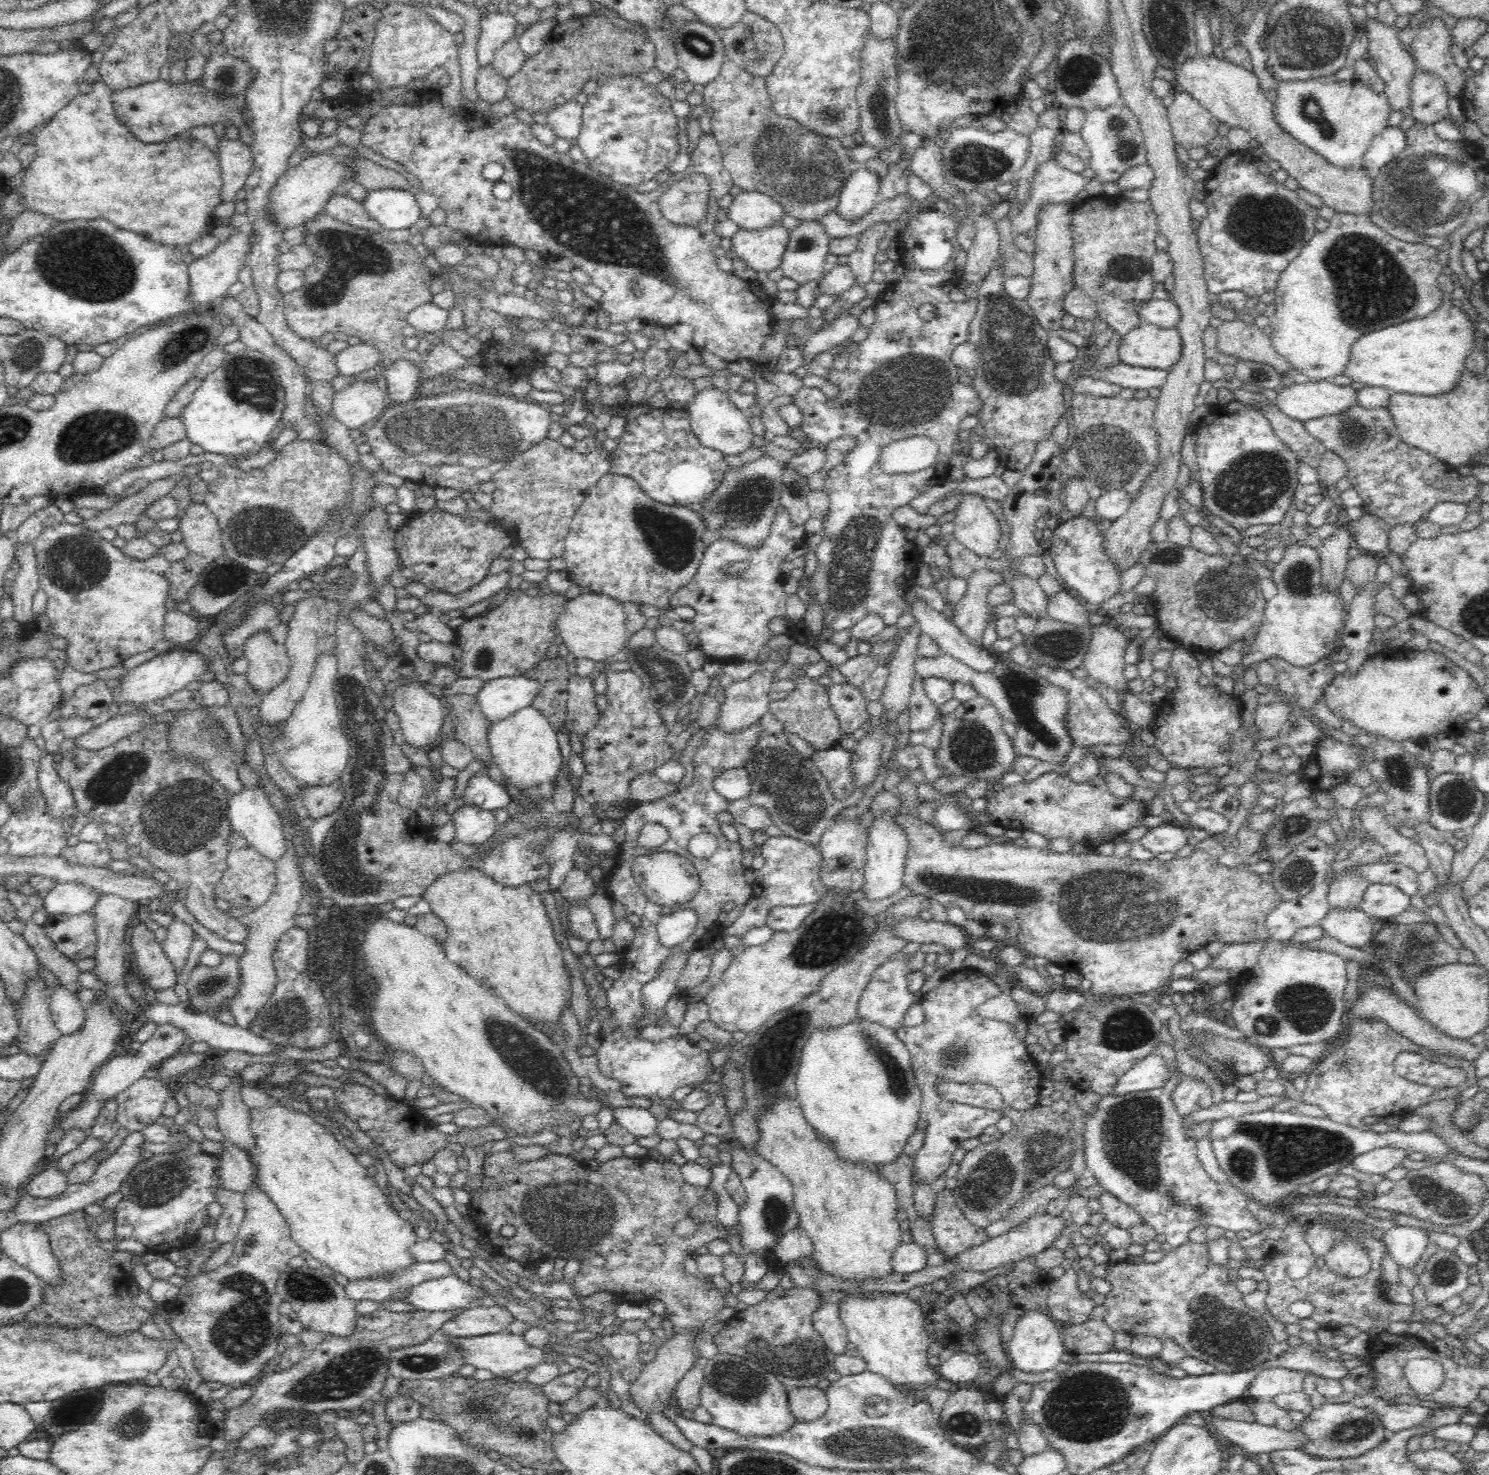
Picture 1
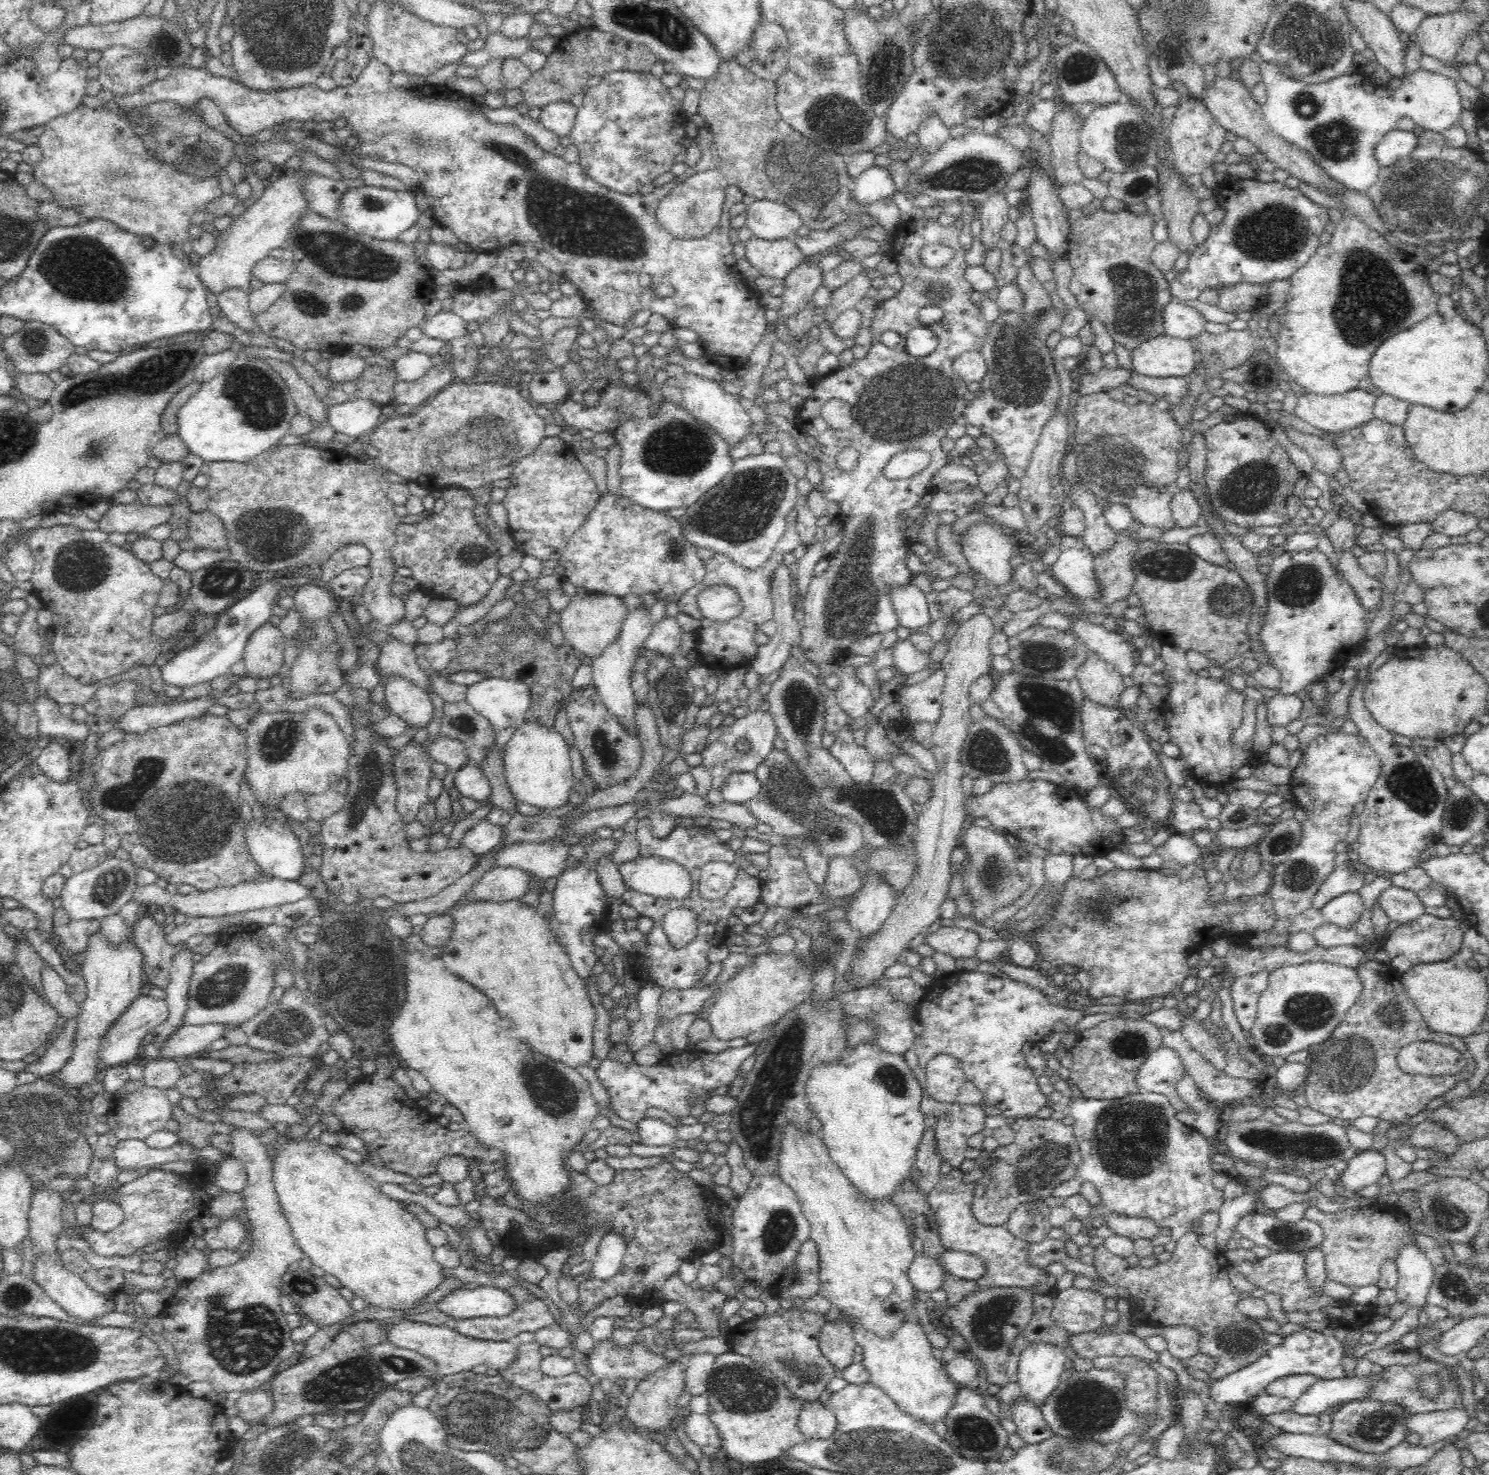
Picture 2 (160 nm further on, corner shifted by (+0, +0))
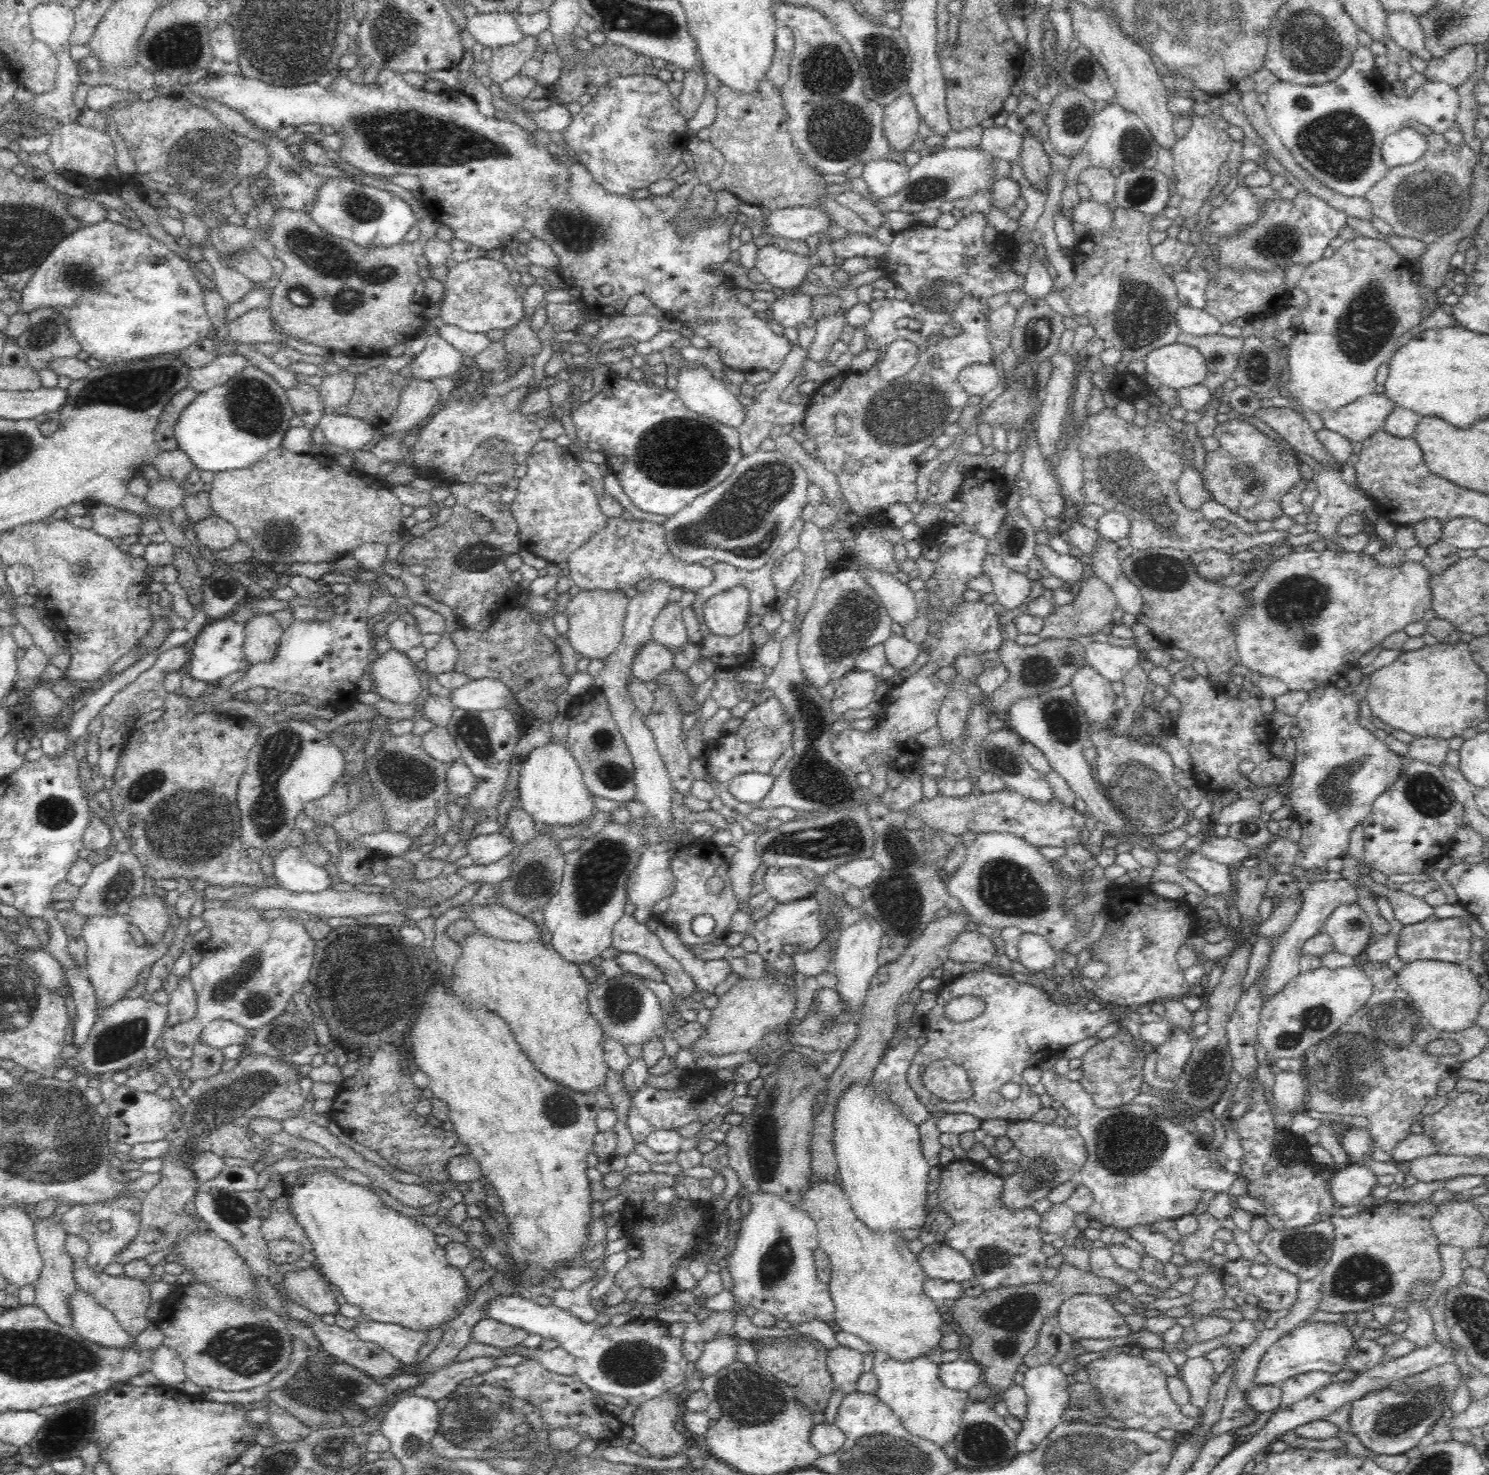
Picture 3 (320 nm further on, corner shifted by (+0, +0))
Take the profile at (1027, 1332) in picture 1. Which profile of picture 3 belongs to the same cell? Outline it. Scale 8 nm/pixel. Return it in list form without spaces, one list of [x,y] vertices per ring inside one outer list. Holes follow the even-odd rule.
[[[1052,1364],[1036,1366],[1024,1374],[1022,1387],[1027,1397],[1027,1414],[1022,1421],[1022,1430],[1017,1434],[1015,1445],[1019,1454],[1032,1452],[1040,1443],[1048,1438],[1058,1426],[1072,1419],[1066,1417],[1066,1410],[1070,1408],[1072,1397],[1068,1393],[1070,1383],[1061,1370]]]

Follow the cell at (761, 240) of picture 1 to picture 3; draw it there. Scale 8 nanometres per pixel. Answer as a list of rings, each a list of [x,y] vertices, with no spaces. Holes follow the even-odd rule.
[[[766,245],[757,249],[755,267],[764,275],[764,282],[774,289],[792,292],[804,282],[813,265],[807,256]]]

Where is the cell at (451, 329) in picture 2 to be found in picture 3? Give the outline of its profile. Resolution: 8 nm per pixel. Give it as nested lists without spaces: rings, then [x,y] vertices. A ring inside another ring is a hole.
[[[446,323],[440,328],[439,336],[457,348],[471,366],[475,358],[492,342],[485,334],[469,333]]]

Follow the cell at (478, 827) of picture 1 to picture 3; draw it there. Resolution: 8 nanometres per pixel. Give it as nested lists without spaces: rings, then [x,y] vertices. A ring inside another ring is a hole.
[[[502,833],[478,835],[467,844],[467,854],[476,866],[490,866],[508,856],[515,843]]]

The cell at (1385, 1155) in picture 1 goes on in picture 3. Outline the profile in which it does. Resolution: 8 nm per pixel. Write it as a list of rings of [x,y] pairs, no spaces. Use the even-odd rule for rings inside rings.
[[[1344,1165],[1338,1167],[1329,1182],[1329,1191],[1334,1201],[1335,1211],[1339,1208],[1350,1208],[1362,1202],[1370,1195],[1377,1178],[1370,1168],[1362,1165]]]

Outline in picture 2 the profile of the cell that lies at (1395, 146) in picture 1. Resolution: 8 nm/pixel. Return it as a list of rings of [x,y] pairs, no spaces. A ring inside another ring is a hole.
[[[1394,129],[1381,138],[1376,145],[1375,155],[1382,169],[1411,155],[1417,149],[1418,136],[1413,131]]]

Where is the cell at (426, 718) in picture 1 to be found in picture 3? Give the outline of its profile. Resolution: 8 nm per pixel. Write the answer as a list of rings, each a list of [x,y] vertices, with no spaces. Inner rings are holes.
[[[390,649],[384,654],[376,654],[369,672],[372,689],[390,702],[410,704],[422,690],[417,670],[407,653]]]

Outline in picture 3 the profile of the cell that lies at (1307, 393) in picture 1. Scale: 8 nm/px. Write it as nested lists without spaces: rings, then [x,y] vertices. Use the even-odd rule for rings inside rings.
[[[1376,393],[1364,396],[1338,412],[1324,412],[1321,418],[1326,429],[1342,435],[1351,443],[1362,443],[1378,430],[1384,430],[1388,416],[1396,408],[1398,404],[1392,403],[1386,394]]]

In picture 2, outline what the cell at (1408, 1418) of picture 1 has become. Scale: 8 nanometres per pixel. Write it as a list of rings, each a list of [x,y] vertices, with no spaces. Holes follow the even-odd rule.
[[[1464,1406],[1436,1412],[1417,1413],[1406,1420],[1408,1429],[1422,1436],[1420,1445],[1429,1447],[1445,1439],[1452,1441],[1467,1430],[1471,1415]]]

